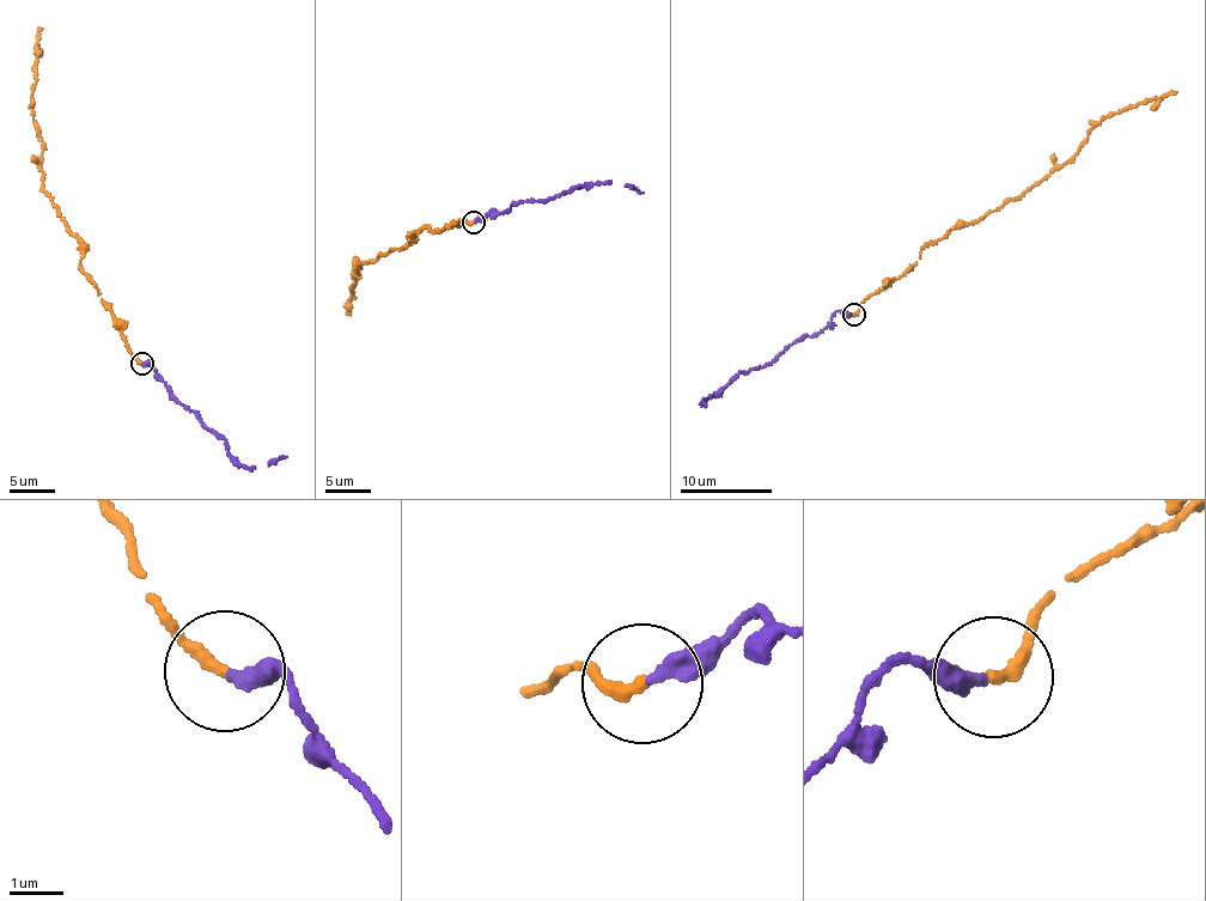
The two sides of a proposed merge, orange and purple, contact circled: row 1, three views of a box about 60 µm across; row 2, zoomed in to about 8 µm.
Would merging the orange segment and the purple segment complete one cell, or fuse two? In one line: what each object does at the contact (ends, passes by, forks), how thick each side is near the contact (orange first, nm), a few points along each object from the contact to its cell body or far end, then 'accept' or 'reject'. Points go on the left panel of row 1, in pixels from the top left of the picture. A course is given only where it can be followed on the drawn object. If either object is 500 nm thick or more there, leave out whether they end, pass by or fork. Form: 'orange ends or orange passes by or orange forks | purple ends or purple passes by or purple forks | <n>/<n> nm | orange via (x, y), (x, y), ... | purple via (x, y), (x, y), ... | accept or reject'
orange ends | purple ends | 240/320 nm | orange via (141, 361), (128, 351), (89, 280), (80, 262), (83, 244), (43, 187), (43, 147), (32, 116), (38, 28) | purple via (142, 364), (152, 363), (169, 391), (199, 412), (241, 467), (268, 466), (287, 456) | accept

